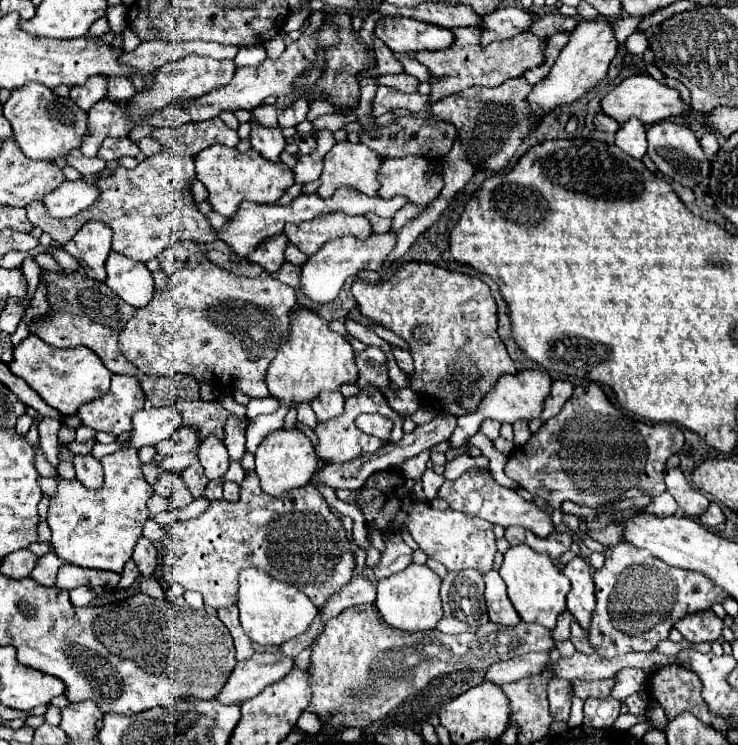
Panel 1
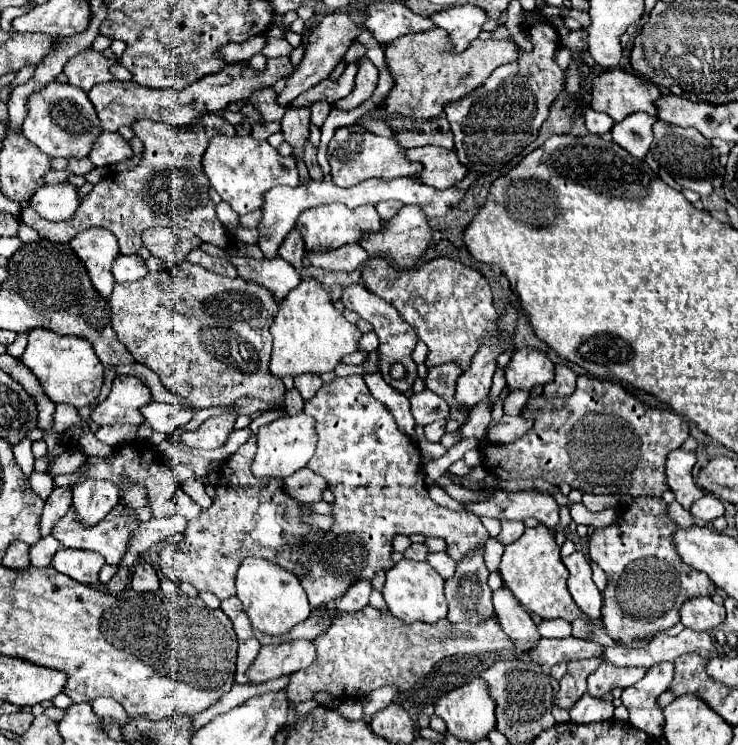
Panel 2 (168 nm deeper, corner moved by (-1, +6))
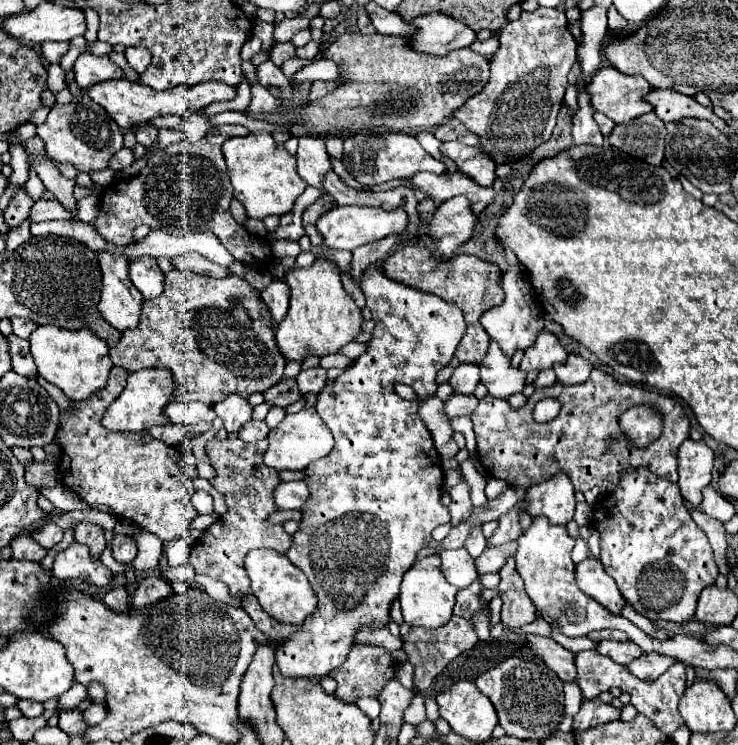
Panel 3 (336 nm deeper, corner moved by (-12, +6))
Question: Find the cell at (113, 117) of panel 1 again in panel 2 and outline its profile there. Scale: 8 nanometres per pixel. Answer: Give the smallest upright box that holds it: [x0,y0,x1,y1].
[87,56,293,132]

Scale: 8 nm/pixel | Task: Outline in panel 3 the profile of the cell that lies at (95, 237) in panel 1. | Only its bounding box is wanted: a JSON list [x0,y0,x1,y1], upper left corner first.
[98,252,142,332]

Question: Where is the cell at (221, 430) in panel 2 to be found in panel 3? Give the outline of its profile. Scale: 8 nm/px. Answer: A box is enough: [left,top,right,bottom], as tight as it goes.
[214,394,252,434]

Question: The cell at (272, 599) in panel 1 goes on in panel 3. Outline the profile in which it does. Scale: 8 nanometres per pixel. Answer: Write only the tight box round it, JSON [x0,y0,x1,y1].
[244,548,316,624]

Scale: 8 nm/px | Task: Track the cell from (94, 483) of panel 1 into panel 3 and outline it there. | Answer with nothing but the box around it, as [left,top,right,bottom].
[74,522,106,560]

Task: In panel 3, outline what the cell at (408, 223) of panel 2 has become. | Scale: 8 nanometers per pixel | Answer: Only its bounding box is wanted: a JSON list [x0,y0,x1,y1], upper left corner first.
[430,196,476,256]

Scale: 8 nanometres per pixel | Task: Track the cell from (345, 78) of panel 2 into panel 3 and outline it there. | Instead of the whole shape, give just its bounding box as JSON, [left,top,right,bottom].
[308,82,338,100]

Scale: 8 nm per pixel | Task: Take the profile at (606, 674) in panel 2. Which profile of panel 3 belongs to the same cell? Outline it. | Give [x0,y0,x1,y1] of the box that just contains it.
[628,652,678,680]

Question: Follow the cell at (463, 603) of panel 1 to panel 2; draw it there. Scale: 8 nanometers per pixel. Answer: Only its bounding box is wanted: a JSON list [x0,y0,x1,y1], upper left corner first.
[445,552,493,624]

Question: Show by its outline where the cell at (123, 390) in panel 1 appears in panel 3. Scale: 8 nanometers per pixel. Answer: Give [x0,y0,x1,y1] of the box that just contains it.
[102,368,174,432]

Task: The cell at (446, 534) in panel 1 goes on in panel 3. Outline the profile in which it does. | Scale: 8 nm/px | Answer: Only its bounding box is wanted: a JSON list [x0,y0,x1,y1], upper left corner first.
[276,266,466,678]

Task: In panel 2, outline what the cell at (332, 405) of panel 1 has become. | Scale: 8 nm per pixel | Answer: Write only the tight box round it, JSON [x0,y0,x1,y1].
[295,374,323,400]

